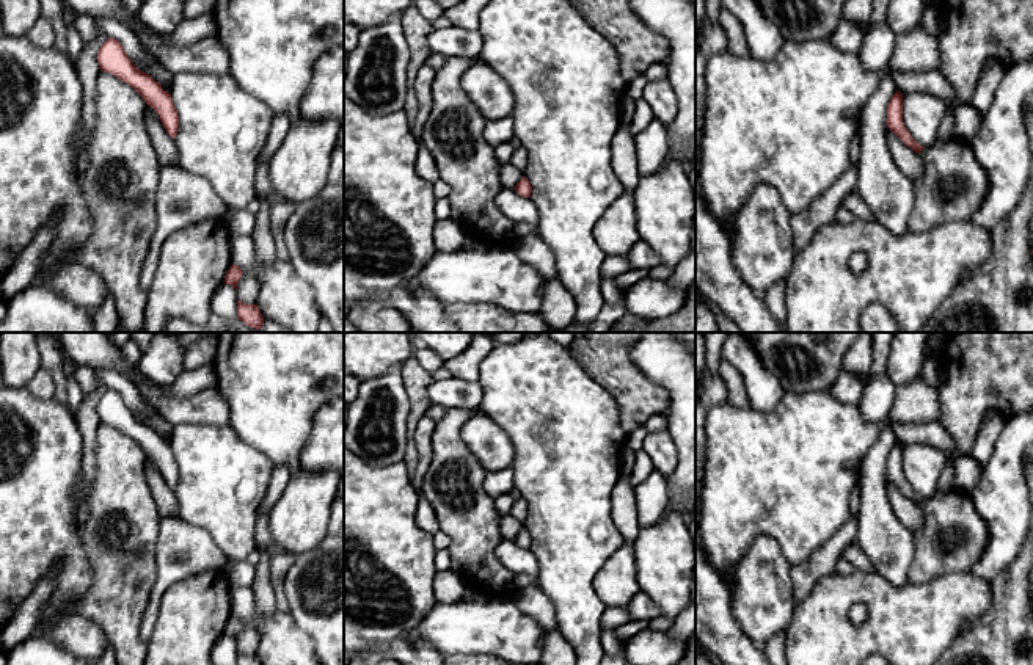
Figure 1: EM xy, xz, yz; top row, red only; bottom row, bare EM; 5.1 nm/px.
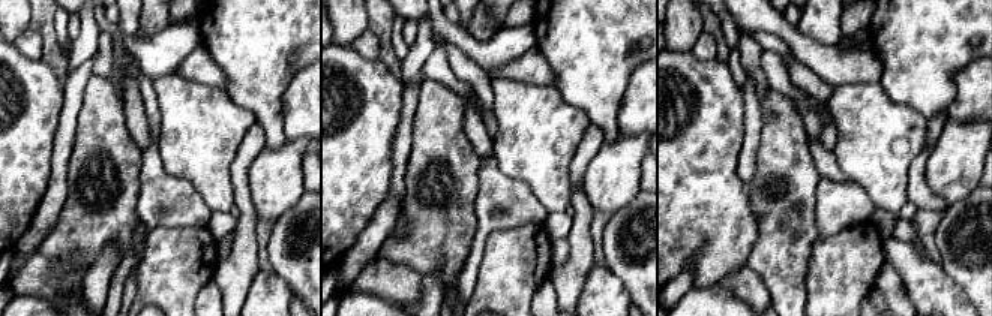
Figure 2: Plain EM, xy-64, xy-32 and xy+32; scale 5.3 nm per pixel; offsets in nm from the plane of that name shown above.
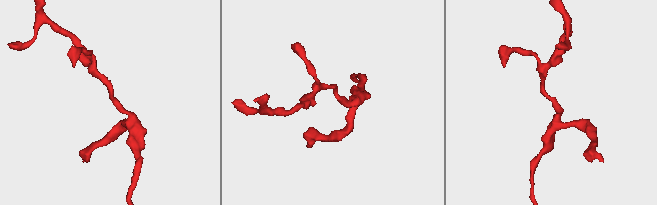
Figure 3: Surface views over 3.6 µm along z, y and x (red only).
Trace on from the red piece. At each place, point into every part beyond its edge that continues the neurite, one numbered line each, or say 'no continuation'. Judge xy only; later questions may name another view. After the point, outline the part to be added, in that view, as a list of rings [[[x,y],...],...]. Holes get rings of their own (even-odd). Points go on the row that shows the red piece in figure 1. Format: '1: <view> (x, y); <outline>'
1: xy (140, 57); [[[111,17],[96,20],[107,38],[115,38],[121,42],[124,52],[138,69],[160,66],[160,63],[141,45],[140,38],[129,30],[126,24]]]

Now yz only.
1: yz (889, 195); [[[887,66],[860,118],[859,177],[854,191],[878,223],[890,234],[901,235],[907,231],[914,187],[895,165],[885,141],[887,105],[895,93],[893,72]]]

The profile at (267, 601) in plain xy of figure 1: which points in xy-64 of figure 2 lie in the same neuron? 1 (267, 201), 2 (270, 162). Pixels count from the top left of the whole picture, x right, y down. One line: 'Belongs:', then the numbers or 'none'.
Belongs: none

